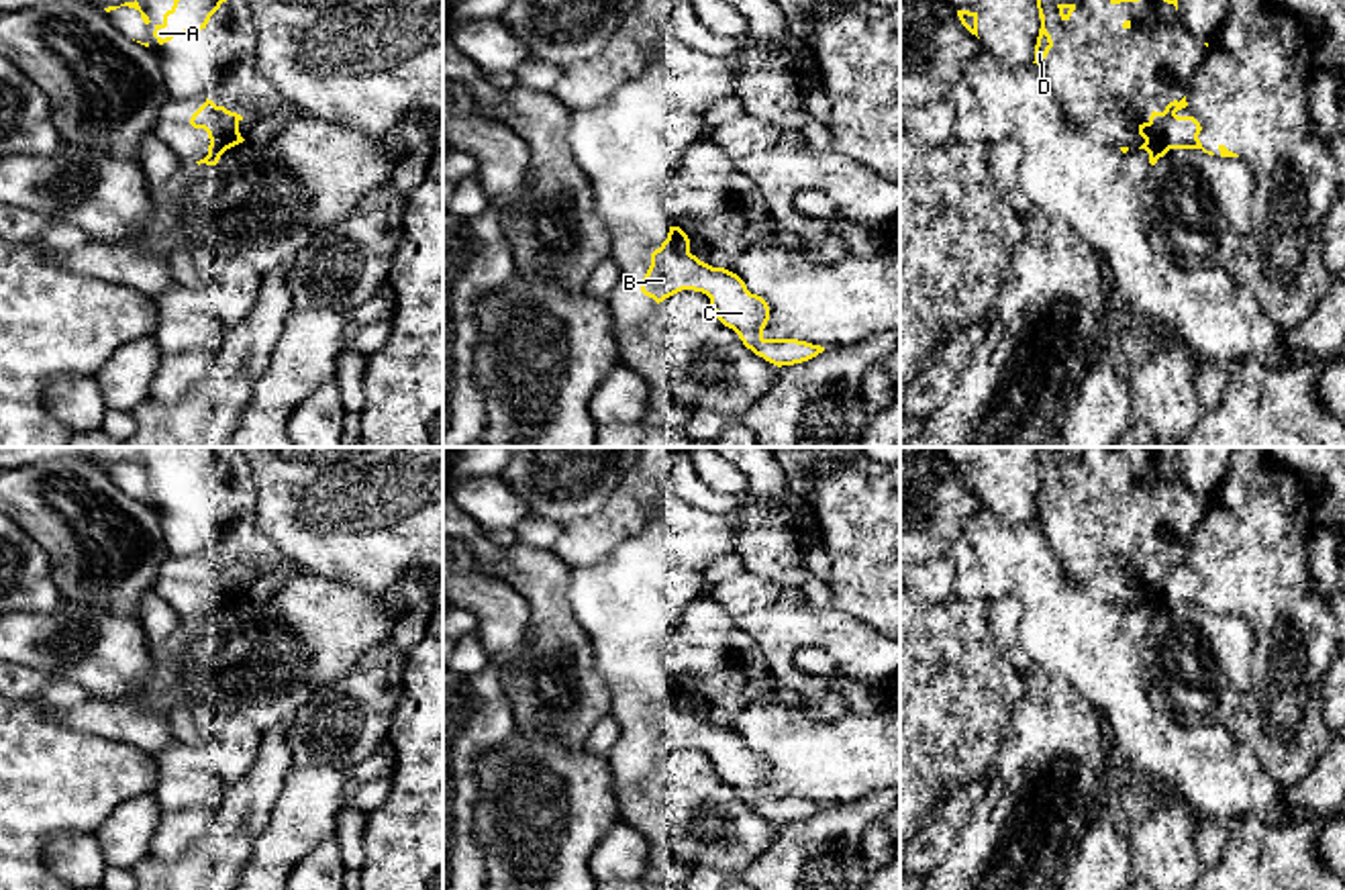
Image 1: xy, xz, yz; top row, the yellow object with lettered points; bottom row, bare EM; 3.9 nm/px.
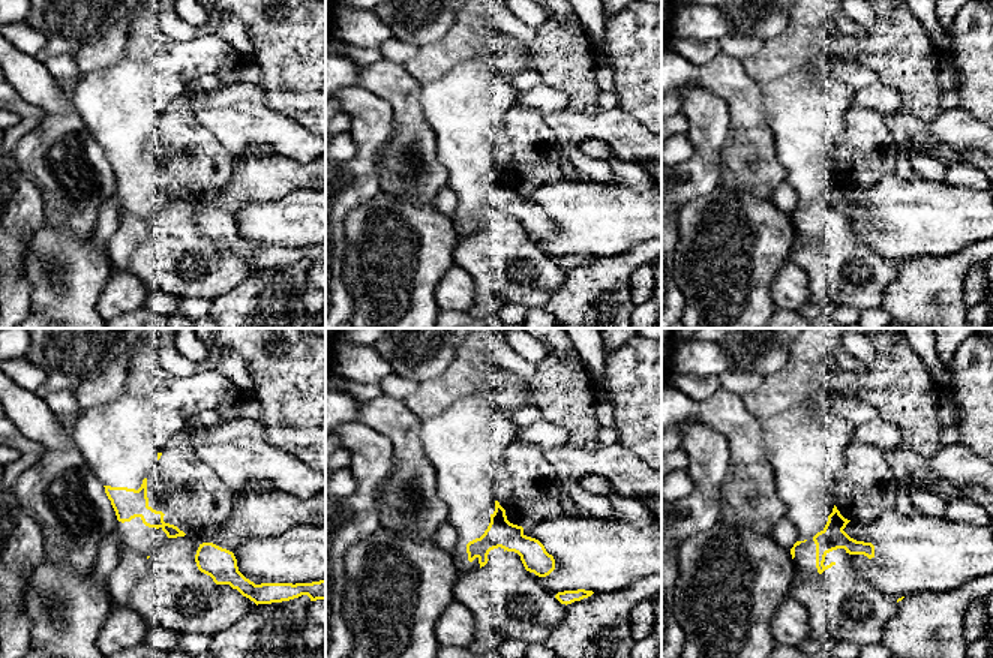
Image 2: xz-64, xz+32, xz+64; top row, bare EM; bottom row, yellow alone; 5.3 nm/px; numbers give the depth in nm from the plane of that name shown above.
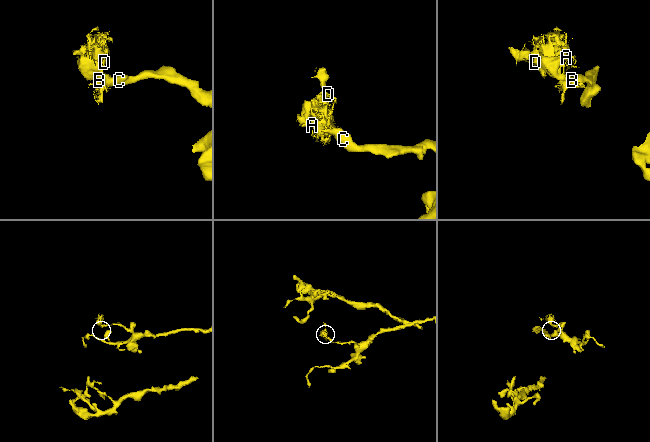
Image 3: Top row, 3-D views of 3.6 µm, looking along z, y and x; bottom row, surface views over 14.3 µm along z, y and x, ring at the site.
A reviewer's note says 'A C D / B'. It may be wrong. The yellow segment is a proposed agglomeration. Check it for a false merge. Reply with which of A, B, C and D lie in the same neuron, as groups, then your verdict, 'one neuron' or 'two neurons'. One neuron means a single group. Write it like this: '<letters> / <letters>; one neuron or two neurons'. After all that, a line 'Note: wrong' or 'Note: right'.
A B C D; one neuron
Note: wrong

